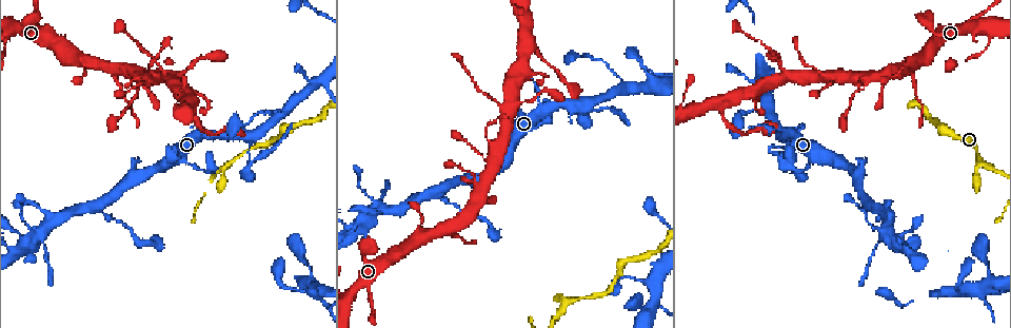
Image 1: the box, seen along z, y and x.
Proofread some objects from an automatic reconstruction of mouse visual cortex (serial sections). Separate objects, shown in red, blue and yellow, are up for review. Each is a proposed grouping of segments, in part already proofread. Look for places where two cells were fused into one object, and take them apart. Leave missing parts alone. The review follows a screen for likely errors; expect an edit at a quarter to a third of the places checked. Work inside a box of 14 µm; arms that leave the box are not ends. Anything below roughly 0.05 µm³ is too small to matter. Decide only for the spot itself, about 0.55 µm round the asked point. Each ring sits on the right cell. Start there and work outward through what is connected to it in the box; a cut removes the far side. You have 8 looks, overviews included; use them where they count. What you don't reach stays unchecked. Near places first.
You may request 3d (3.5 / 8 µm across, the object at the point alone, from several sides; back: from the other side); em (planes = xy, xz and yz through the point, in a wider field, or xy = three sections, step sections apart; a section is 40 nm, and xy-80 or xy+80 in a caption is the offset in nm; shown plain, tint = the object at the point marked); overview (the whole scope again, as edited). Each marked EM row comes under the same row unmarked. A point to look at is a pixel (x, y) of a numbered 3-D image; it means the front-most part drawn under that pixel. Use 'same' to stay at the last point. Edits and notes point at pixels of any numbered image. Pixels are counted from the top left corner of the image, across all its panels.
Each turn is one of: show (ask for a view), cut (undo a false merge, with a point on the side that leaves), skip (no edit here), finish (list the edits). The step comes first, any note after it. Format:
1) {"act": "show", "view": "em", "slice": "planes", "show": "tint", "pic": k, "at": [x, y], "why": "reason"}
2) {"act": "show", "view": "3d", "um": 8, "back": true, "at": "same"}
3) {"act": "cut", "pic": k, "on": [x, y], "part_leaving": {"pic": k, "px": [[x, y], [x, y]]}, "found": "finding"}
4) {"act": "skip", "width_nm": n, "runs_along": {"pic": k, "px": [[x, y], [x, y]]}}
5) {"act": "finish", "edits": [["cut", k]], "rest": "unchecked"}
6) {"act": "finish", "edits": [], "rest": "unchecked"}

{"act": "show", "view": "3d", "um": 3.5, "pic": 1, "at": [869, 209]}

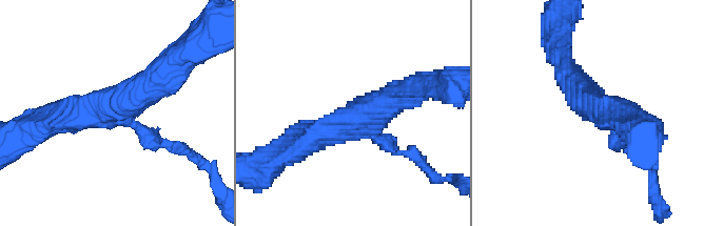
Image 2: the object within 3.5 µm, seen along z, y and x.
{"act": "show", "view": "em", "slice": "planes", "show": "tint", "pic": 2, "at": [348, 122], "arms": 3, "arm_widths_nm": [200, 400, 450], "why": "need the tissue"}

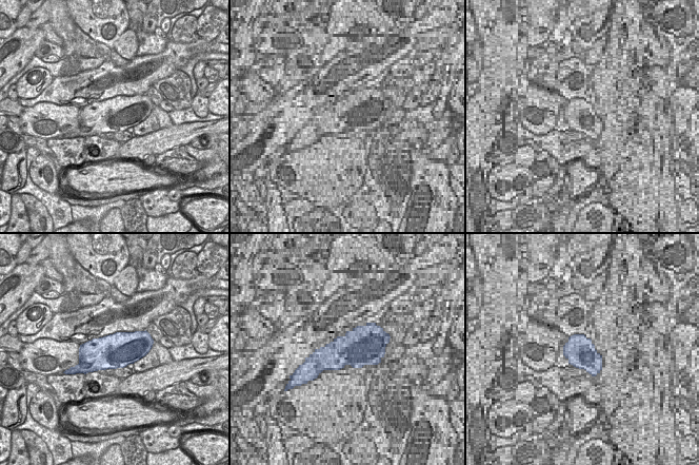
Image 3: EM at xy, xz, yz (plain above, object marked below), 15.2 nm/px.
{"act": "cut", "pic": 2, "on": [161, 143], "part_leaving": {"pic": 2, "px": [[135, 124], [212, 169]]}, "found": "two cells meet here"}

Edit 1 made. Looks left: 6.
{"act": "show", "view": "3d", "um": 3.5, "pic": 1, "at": [485, 137], "why": "a narrow waist"}

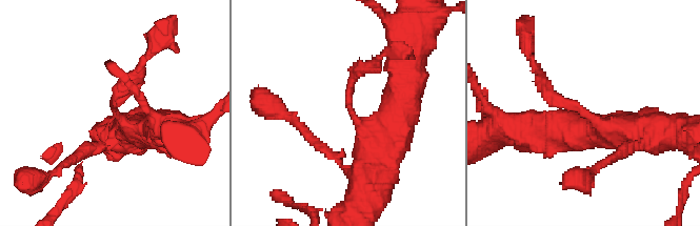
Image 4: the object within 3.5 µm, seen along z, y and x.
{"act": "show", "view": "em", "slice": "xy", "step": 1, "show": "tint", "pic": 4, "at": [349, 110], "arm_widths_nm": [200, 450], "why": "need the tissue"}

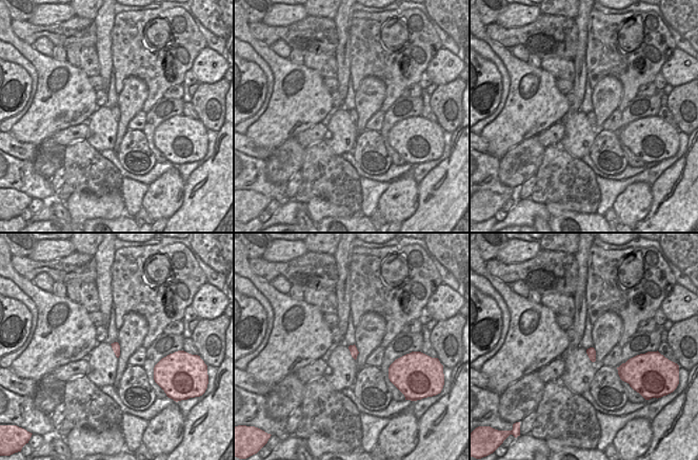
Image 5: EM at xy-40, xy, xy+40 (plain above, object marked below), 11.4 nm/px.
{"act": "skip", "width_nm": 100, "runs_along": {"pic": 4, "px": [[636, 128], [555, 100], [539, 70]]}, "found": "one cell here"}

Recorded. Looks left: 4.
{"act": "show", "view": "3d", "um": 3.5, "pic": 1, "at": [787, 142], "why": "thin arm on a thick one"}

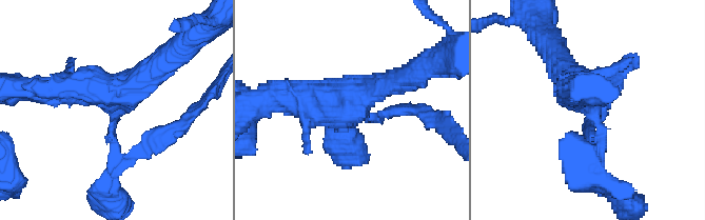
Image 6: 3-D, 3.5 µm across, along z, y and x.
{"act": "cut", "pic": 6, "on": [115, 163], "part_leaving": {"pic": 6, "px": [[112, 126], [109, 195], [125, 211]]}, "found": "two cells meet here"}

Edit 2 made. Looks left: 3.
{"act": "finish", "edits": [["cut", 2], ["cut", 6]], "rest": "unchecked"}

